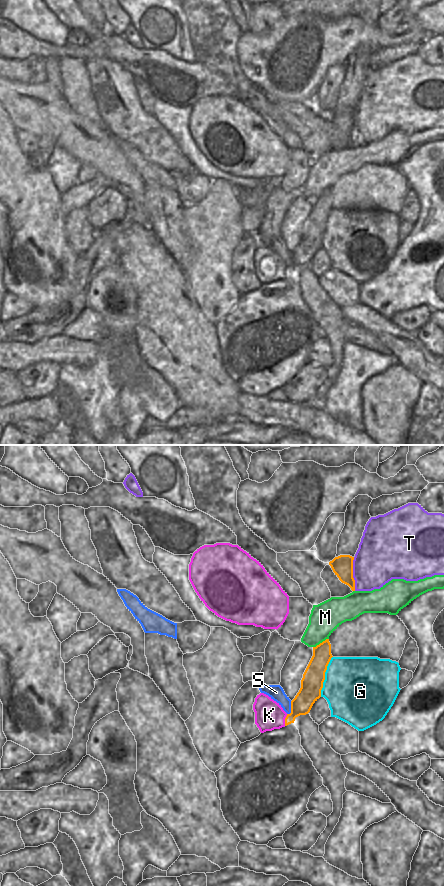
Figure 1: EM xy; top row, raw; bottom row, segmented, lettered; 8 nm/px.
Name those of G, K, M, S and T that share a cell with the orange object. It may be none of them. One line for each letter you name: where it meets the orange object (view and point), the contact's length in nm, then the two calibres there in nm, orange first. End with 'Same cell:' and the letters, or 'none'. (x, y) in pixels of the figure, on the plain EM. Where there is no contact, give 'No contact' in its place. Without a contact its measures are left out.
Same cell: none

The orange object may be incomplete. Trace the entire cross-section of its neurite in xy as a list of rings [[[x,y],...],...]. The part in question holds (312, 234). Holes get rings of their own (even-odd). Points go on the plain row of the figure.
[[[329,191],[313,199],[313,208],[303,226],[301,240],[291,253],[291,265],[285,270],[285,278],[294,275],[296,269],[308,266],[321,249],[325,224],[332,209]]]

